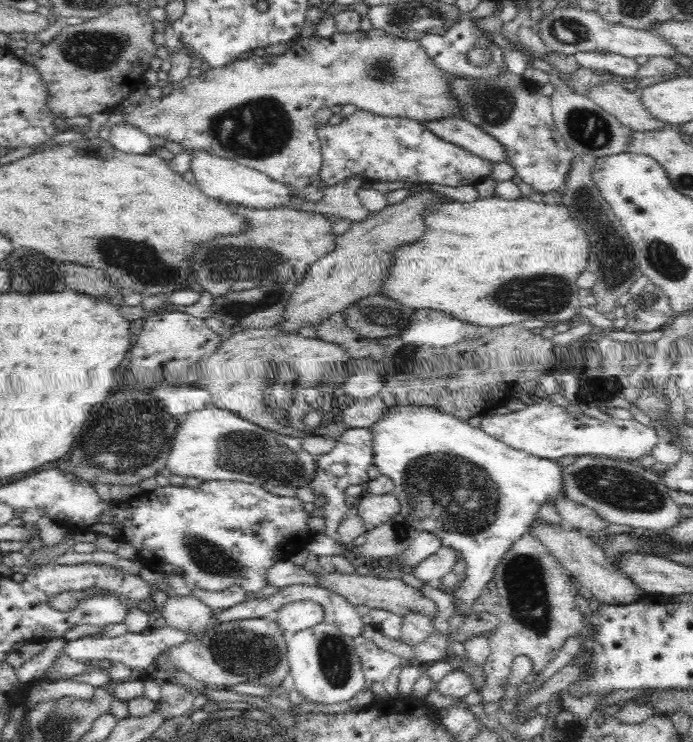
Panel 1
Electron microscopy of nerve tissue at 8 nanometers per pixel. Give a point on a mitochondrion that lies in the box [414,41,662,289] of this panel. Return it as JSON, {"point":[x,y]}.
{"point":[616,259]}

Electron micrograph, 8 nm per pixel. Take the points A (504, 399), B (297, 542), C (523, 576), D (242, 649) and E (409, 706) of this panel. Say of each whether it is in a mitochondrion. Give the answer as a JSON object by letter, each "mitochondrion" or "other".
{"A":"other","B":"other","C":"mitochondrion","D":"mitochondrion","E":"other"}

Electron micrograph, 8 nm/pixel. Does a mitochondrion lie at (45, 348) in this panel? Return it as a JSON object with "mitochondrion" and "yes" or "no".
{"mitochondrion":"no"}

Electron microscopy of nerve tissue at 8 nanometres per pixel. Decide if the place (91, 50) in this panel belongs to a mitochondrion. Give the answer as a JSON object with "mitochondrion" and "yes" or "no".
{"mitochondrion":"yes"}

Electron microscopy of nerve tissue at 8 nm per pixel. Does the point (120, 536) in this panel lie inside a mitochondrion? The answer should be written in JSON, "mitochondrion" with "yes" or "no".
{"mitochondrion":"no"}

